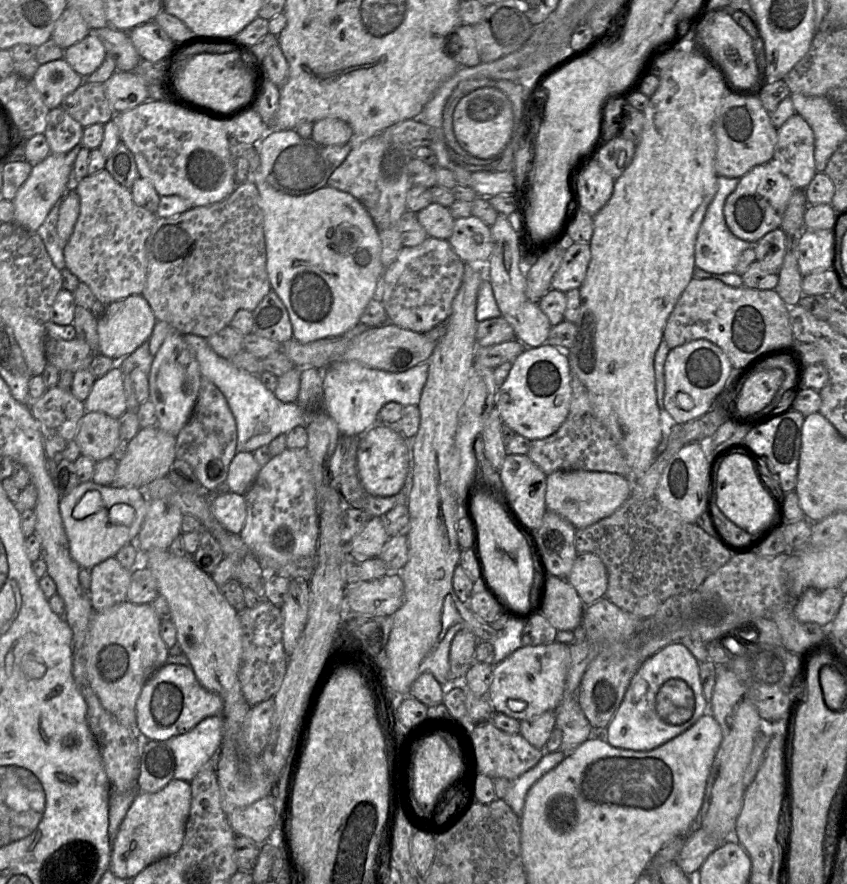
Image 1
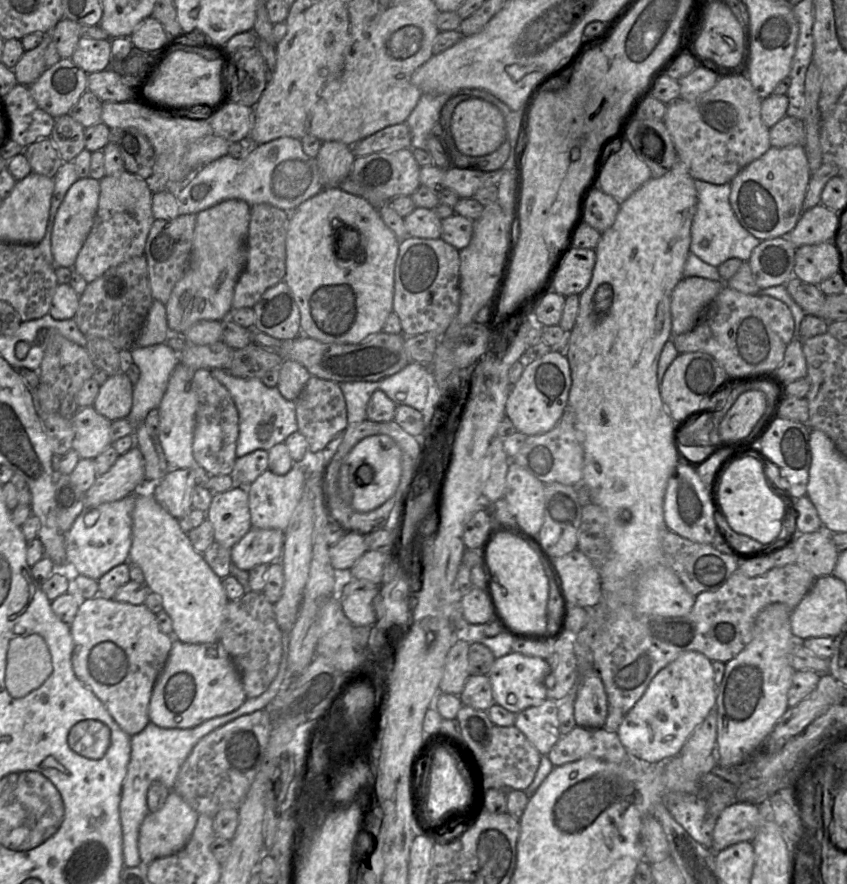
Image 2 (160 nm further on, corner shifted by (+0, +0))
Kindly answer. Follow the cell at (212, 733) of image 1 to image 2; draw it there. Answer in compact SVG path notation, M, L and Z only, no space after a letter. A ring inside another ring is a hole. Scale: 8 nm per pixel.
M282 632L283 652L280 666L274 680L268 689L259 697L247 699L237 710L223 716L205 721L199 726L187 729L161 728L149 722L138 734L131 737L131 754L127 773L122 784L119 804L122 827L122 847L124 867L136 867L141 863L138 851L138 835L140 826L150 812L147 805L147 791L154 781L164 784L169 790L173 789L180 768L198 741L213 730L233 721L234 719L264 709L282 688L287 669L289 650L289 634Z

